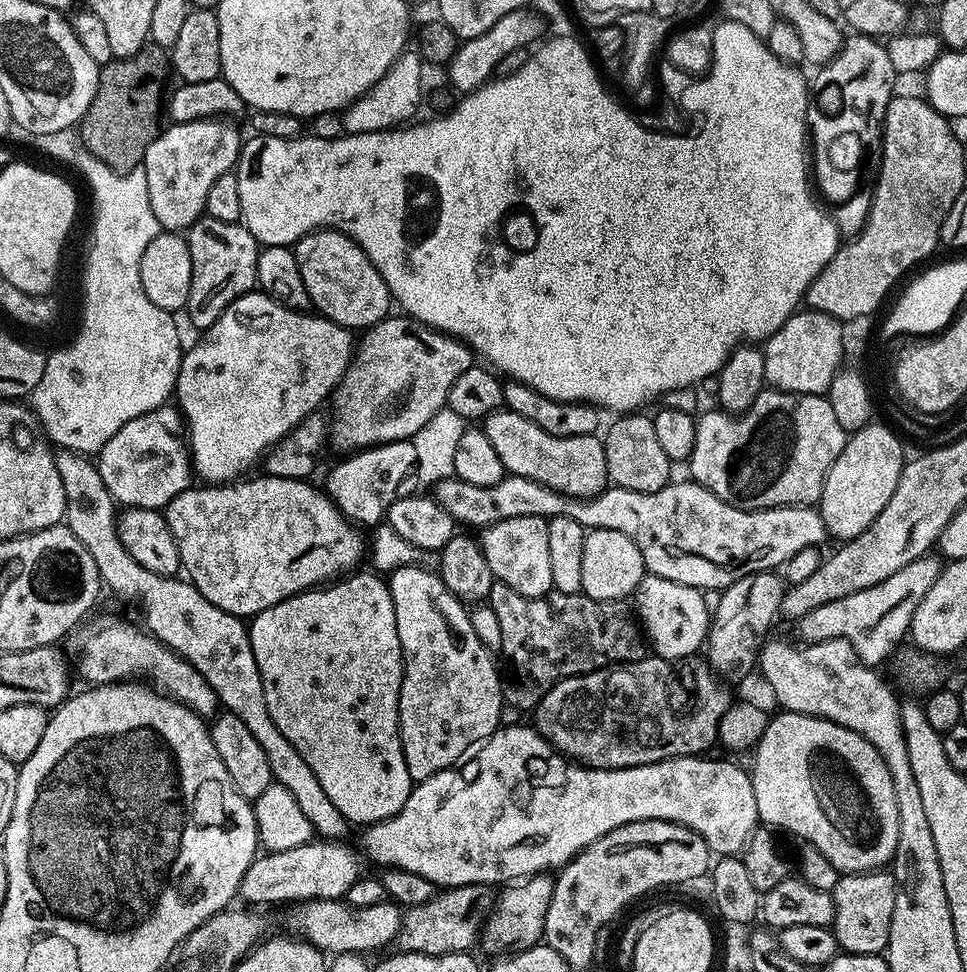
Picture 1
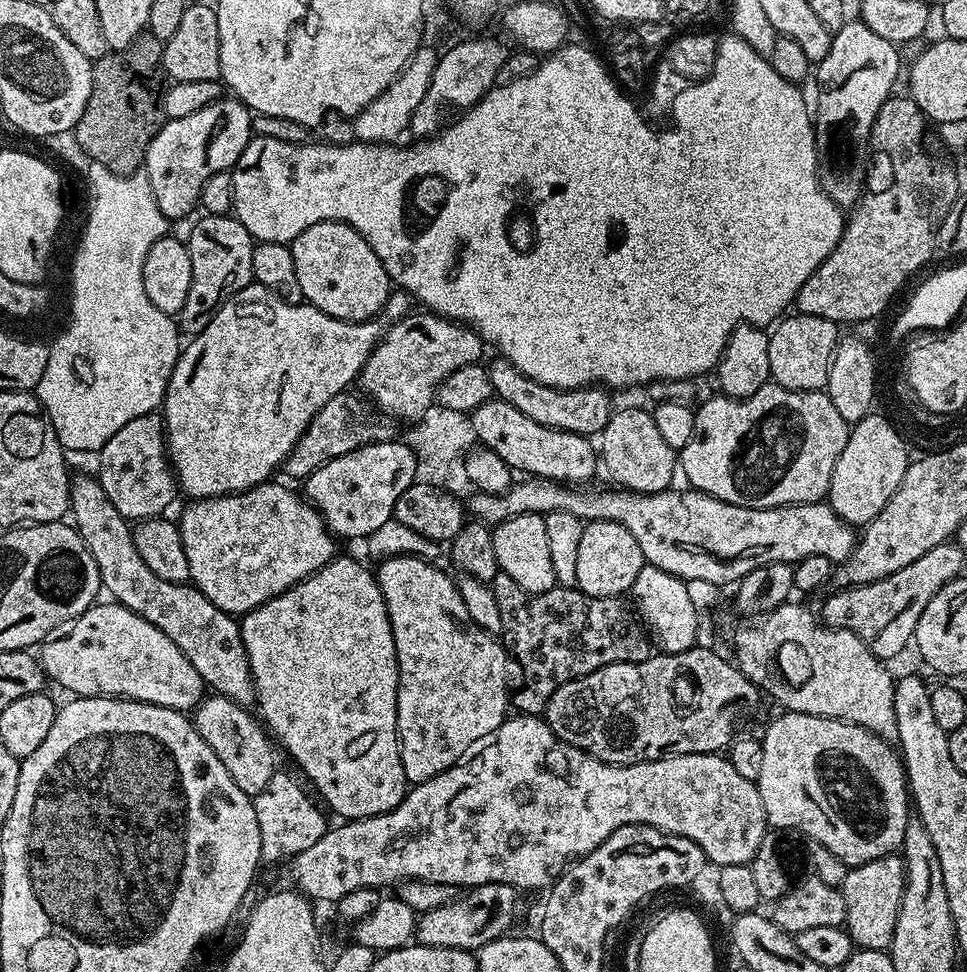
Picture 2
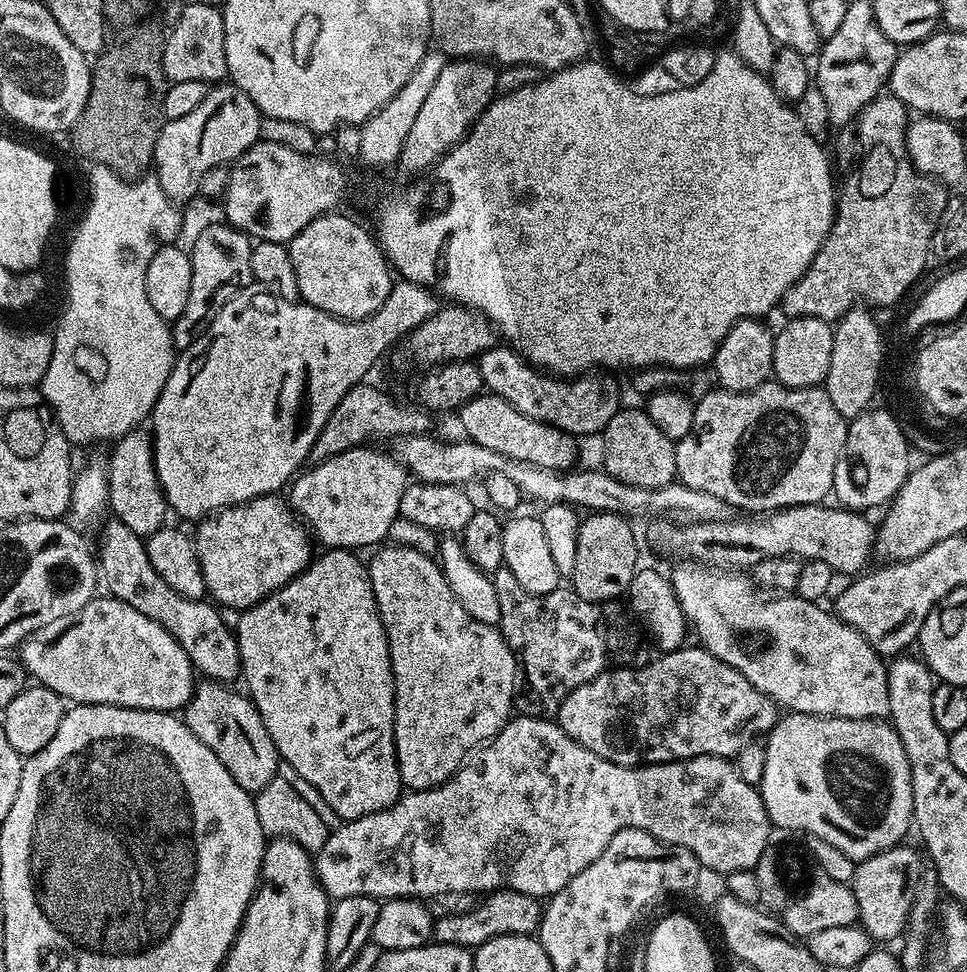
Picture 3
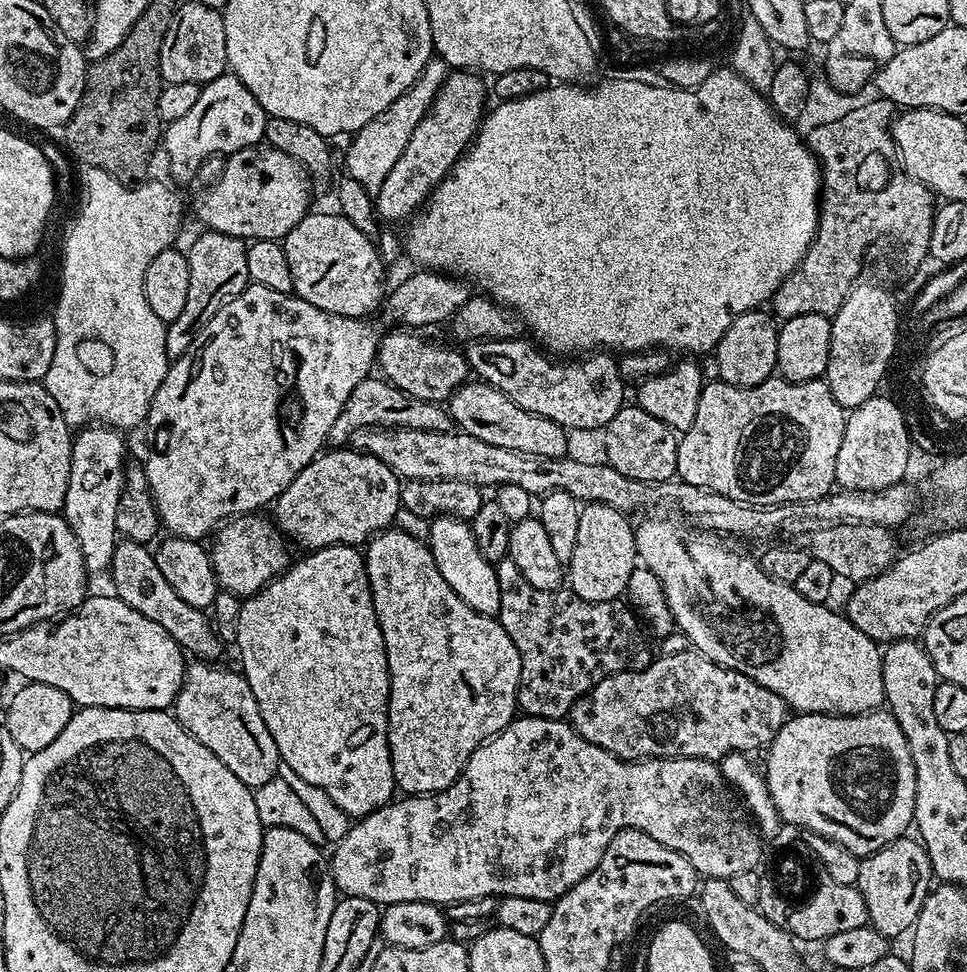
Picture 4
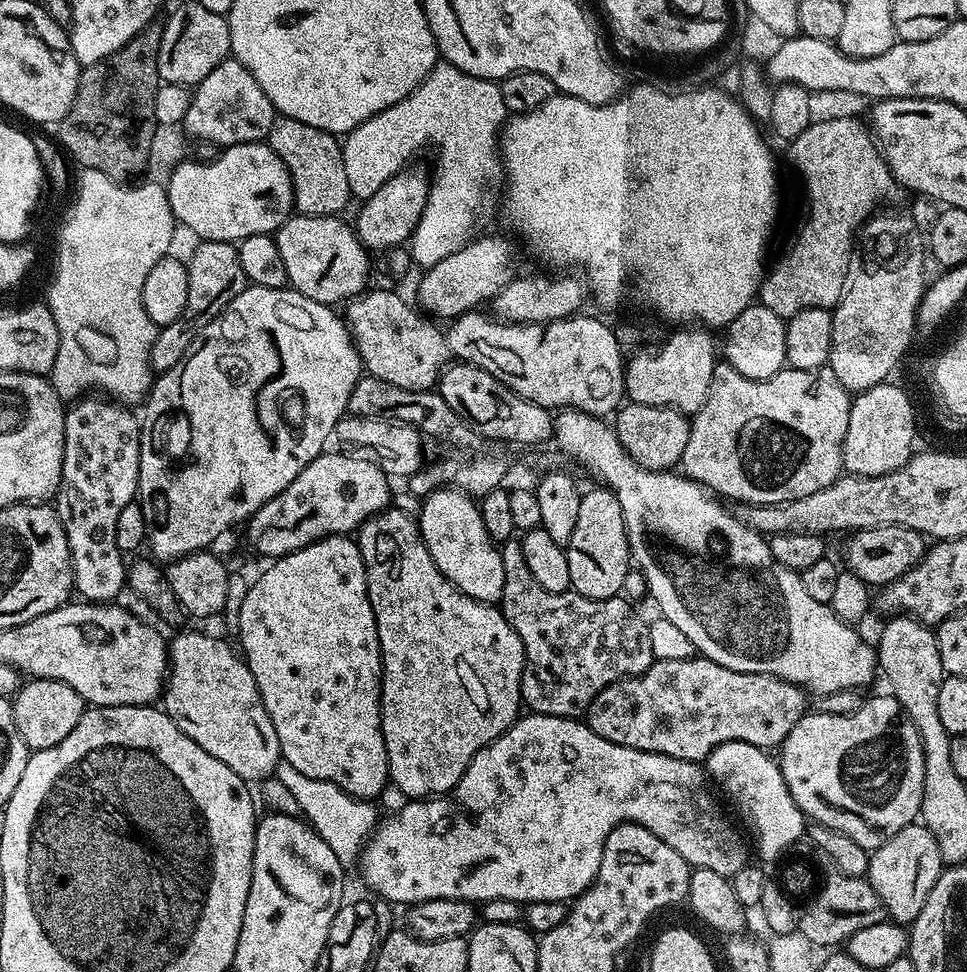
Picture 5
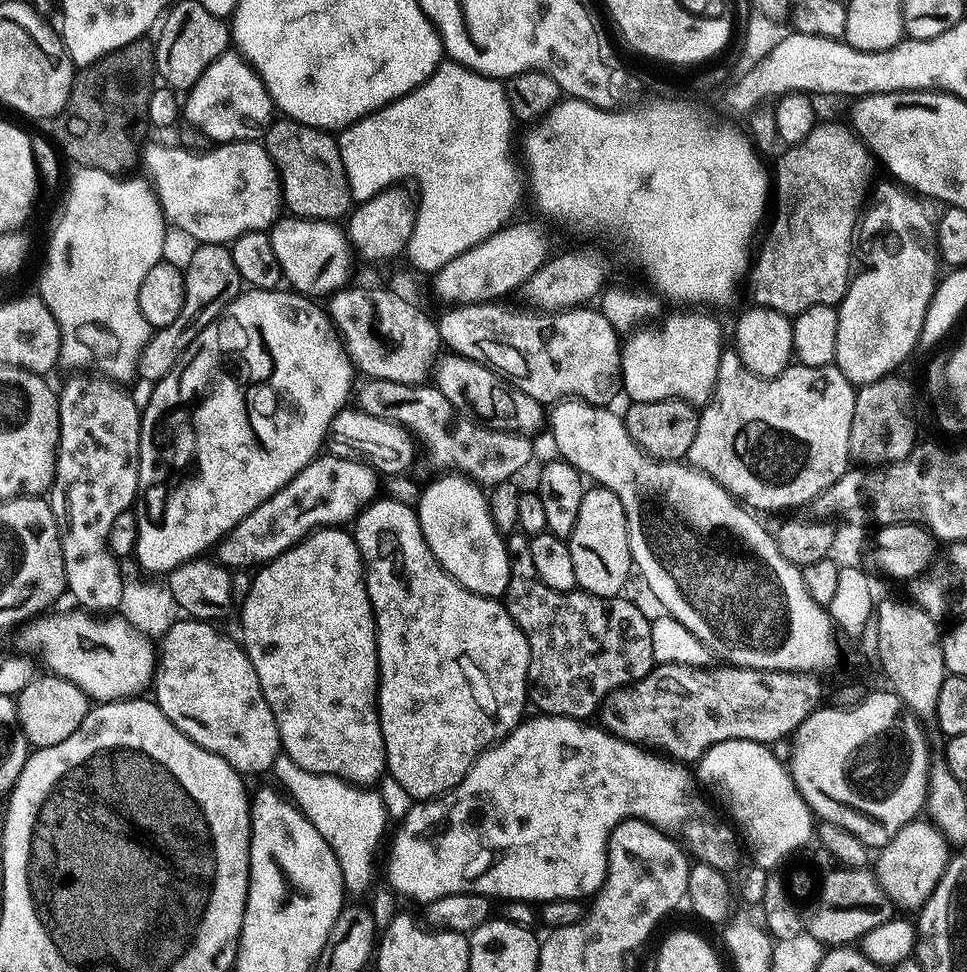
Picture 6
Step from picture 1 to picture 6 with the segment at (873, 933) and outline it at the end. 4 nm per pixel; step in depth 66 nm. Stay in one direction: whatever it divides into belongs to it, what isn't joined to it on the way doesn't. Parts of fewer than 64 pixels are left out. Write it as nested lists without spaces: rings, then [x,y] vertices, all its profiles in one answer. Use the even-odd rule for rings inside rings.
[[[917,818],[902,826],[902,830],[894,834],[892,843],[885,844],[879,849],[877,856],[880,857],[877,860],[875,857],[874,860],[876,881],[882,886],[888,899],[897,909],[919,910],[924,907],[929,894],[936,889],[944,869],[948,867],[950,845],[935,824],[927,819]]]

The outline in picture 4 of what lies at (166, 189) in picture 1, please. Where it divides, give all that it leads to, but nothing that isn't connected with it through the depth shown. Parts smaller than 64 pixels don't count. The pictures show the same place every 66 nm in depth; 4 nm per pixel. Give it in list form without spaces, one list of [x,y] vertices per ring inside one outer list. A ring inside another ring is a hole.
[[[225,74],[214,78],[210,83],[201,87],[198,102],[194,102],[194,106],[190,106],[190,110],[186,110],[186,114],[182,114],[182,118],[171,121],[163,129],[162,152],[164,148],[165,154],[168,155],[168,168],[172,171],[173,178],[195,181],[202,162],[206,158],[211,156],[227,157],[243,148],[259,145],[264,140],[264,131],[268,119],[270,117],[258,102],[258,98],[254,98],[254,94],[250,94],[250,90],[246,90],[246,86],[237,76]]]

